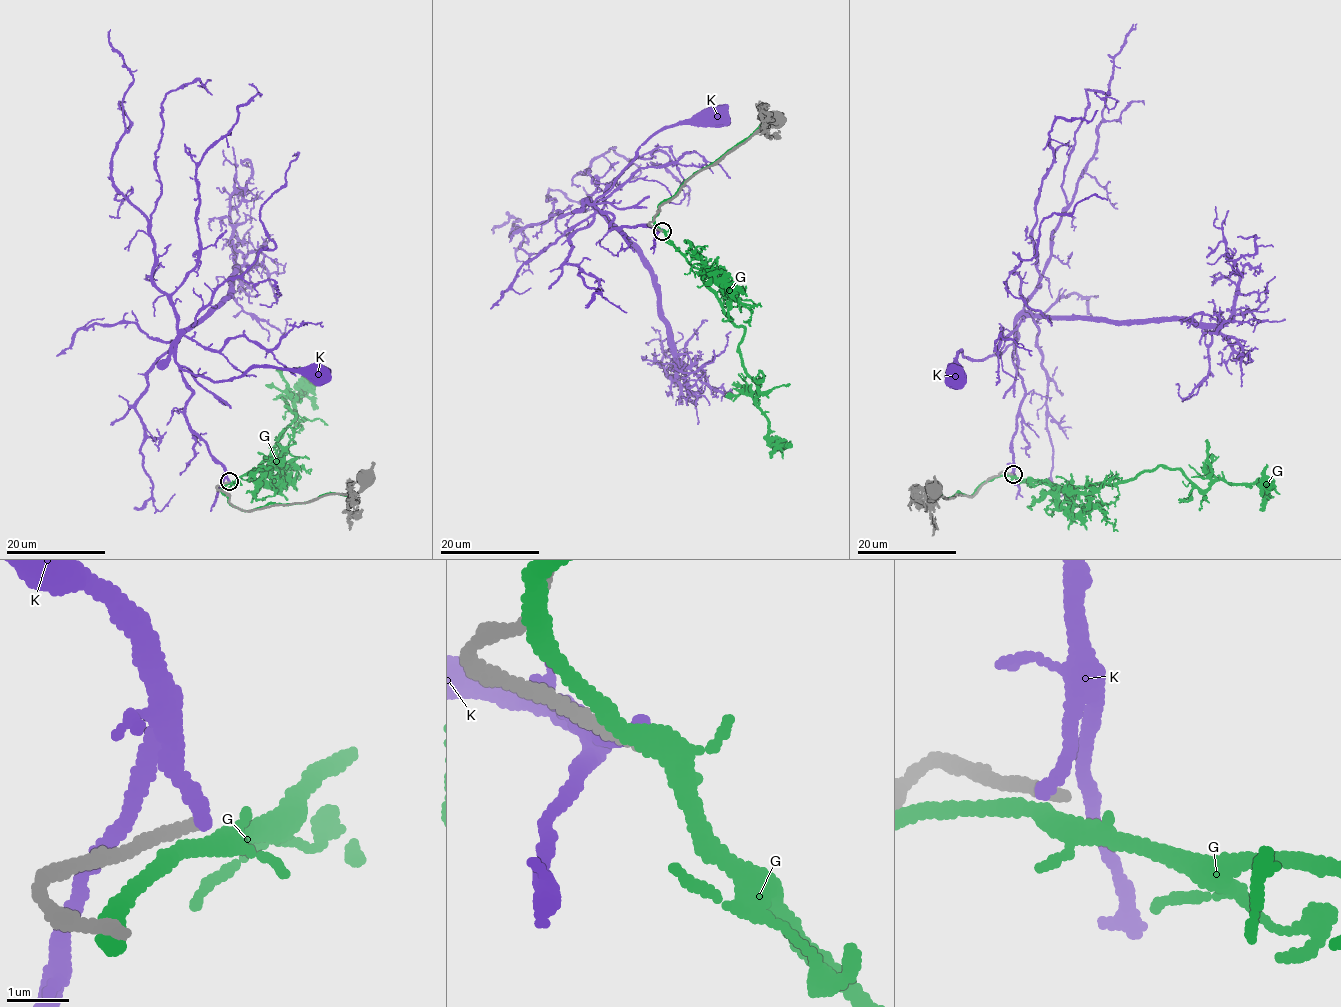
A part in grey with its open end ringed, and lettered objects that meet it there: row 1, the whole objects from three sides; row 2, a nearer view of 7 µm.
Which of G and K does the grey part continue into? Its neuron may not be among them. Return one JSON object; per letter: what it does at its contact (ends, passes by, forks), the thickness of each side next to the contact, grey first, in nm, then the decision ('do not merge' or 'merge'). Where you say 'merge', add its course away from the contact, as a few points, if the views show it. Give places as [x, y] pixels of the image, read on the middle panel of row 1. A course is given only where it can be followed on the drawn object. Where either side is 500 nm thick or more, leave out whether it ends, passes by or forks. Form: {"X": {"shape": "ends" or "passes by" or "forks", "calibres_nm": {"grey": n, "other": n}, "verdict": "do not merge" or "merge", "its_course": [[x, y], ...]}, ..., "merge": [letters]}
{"G": {"shape": "passes by", "calibres_nm": {"grey": 260, "other": 280}, "verdict": "do not merge"}, "K": {"shape": "ends", "calibres_nm": {"grey": 200, "other": 220}, "verdict": "do not merge"}, "merge": []}

